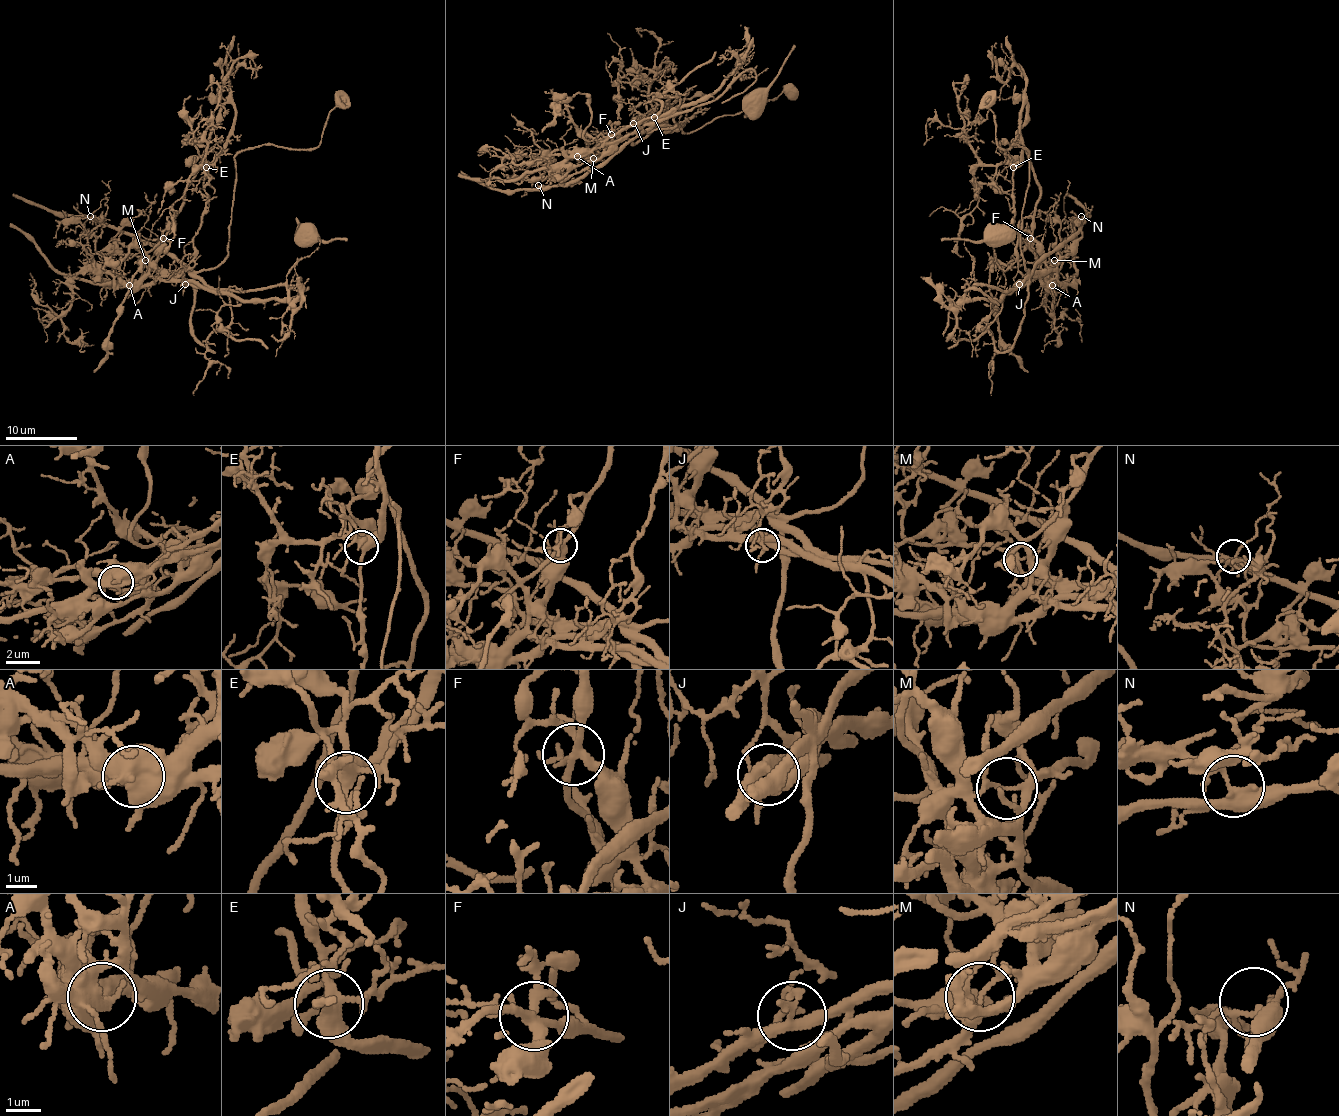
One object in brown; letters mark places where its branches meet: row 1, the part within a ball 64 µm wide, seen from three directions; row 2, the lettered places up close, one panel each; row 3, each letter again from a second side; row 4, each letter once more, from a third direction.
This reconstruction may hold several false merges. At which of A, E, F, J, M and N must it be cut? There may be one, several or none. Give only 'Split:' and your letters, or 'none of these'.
Split: A, F, J, M

